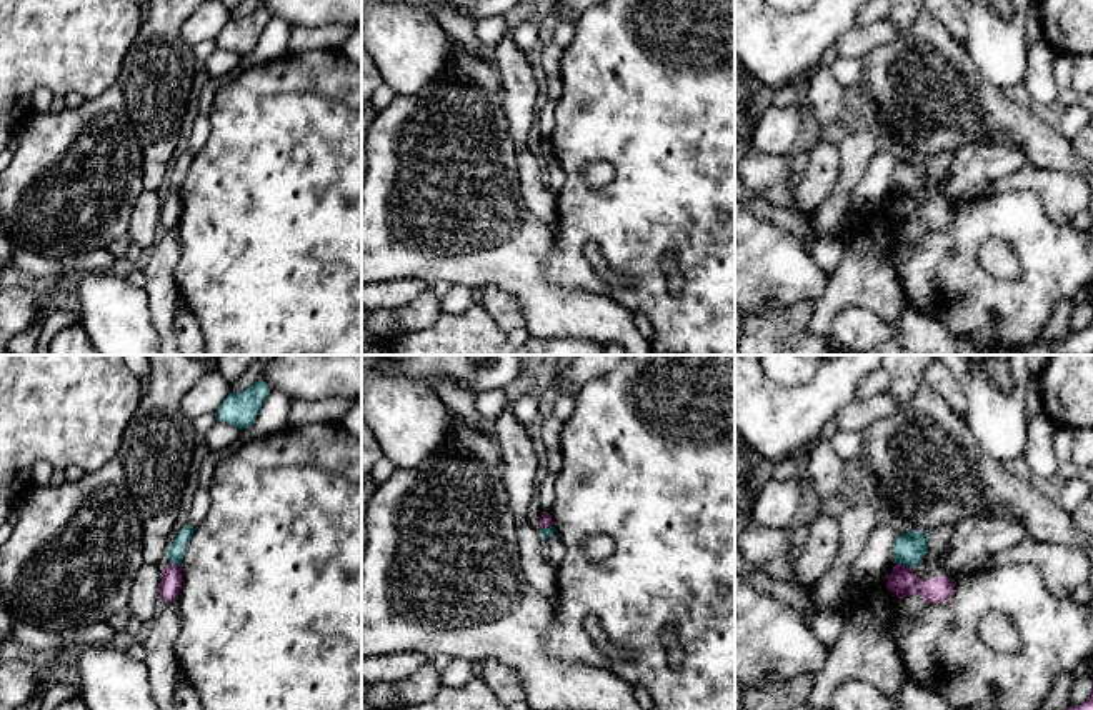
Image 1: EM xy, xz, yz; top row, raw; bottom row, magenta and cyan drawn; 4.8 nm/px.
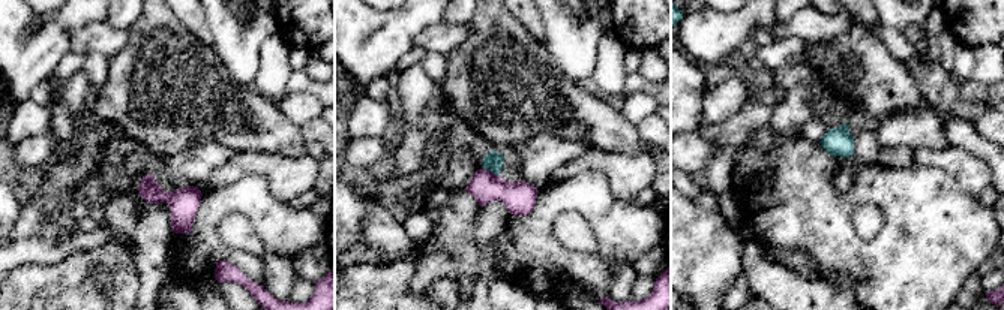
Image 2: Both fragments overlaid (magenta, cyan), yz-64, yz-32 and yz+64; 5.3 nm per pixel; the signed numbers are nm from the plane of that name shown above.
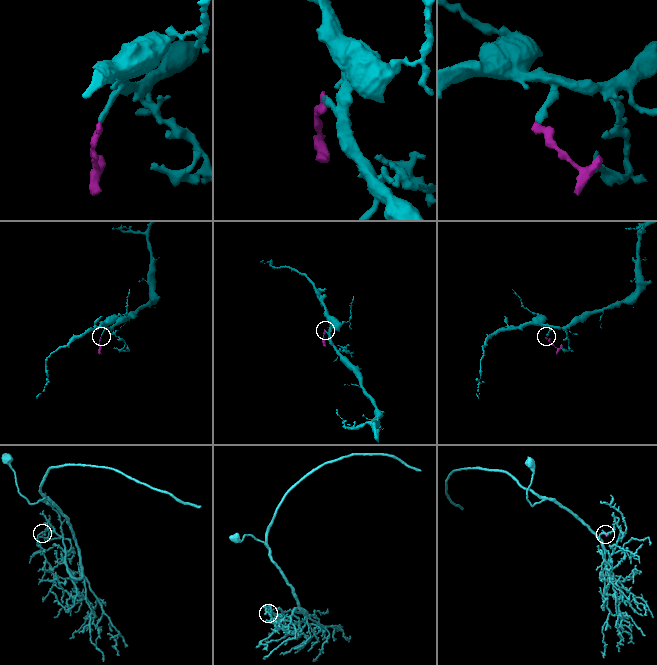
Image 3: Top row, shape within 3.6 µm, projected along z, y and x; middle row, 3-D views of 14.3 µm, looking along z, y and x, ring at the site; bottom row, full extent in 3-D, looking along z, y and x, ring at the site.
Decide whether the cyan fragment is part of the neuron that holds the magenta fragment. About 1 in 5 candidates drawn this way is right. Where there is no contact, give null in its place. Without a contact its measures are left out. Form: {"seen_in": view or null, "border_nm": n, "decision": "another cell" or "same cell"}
{"seen_in": "yz", "border_nm": 90, "decision": "another cell"}

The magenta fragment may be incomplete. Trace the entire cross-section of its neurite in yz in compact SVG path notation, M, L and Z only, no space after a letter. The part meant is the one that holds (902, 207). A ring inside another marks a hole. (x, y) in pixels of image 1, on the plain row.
M896 190L888 202L886 215L898 225L920 220L925 230L943 230L953 225L955 207L940 202L931 207L920 207L913 195Z

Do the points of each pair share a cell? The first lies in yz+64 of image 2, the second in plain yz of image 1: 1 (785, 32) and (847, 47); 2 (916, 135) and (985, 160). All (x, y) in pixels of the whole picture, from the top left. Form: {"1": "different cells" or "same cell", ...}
{"1": "same cell", "2": "same cell"}

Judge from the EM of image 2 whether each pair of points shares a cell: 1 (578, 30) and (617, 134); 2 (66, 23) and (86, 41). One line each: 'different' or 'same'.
1: different
2: different

